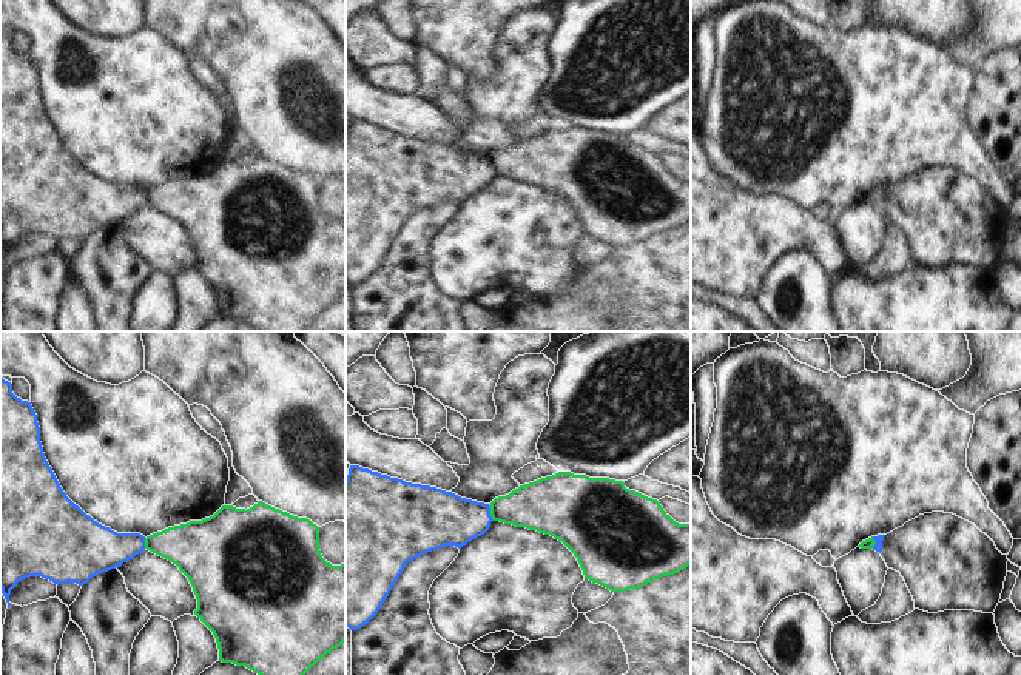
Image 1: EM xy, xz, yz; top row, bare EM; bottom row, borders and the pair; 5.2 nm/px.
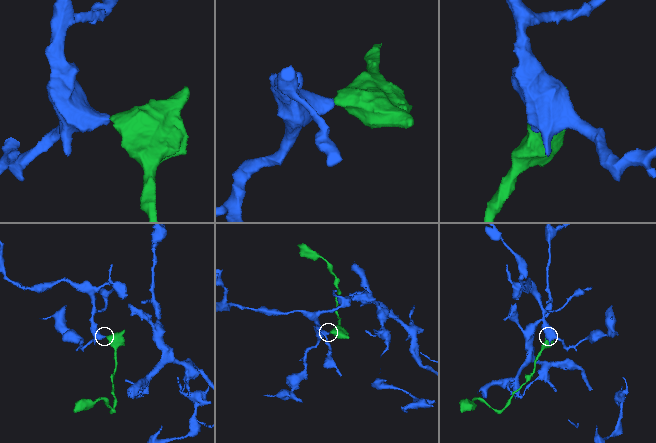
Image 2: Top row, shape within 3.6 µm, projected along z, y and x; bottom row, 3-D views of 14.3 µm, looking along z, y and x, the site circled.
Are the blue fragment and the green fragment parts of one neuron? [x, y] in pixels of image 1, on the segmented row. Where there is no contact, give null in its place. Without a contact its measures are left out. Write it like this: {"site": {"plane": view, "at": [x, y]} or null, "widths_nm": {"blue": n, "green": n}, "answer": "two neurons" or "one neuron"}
{"site": {"plane": "xz", "at": [489, 513]}, "widths_nm": {"blue": 300, "green": 260}, "answer": "two neurons"}

